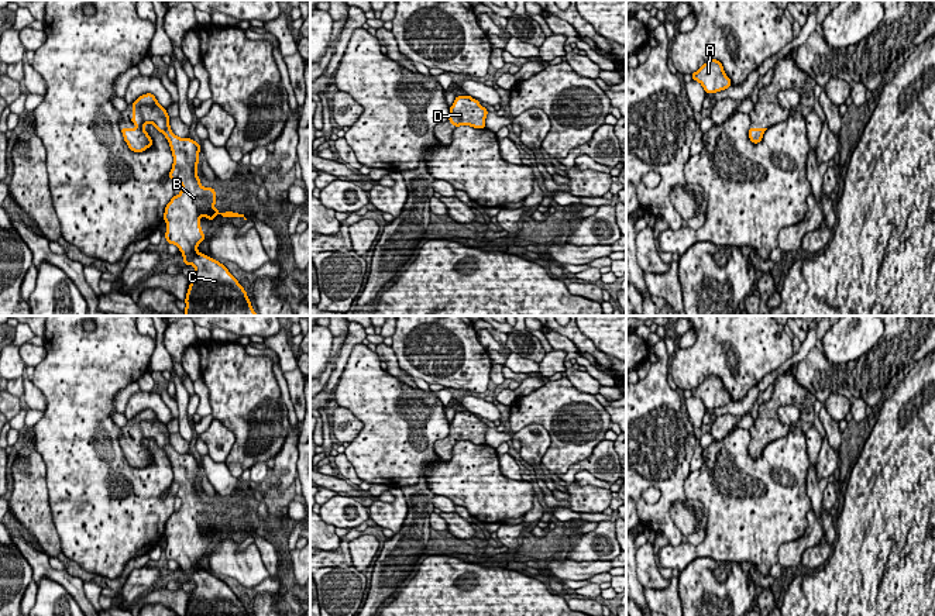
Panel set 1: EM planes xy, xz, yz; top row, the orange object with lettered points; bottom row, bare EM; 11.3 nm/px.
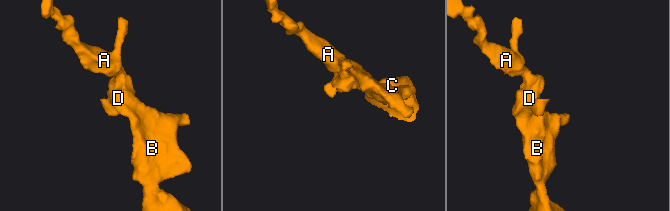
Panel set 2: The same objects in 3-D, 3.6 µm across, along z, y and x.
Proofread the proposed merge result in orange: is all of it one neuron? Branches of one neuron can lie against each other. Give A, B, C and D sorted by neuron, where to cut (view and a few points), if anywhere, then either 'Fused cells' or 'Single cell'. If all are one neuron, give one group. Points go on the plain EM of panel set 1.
Groups: A B C D. No split. Single cell

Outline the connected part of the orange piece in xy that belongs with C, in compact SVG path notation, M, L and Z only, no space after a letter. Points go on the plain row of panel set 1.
M147 409L140 412L133 420L135 444L120 444L133 468L144 468L152 462L152 455L144 441L154 440L162 448L171 462L173 481L169 495L179 498L182 506L173 512L165 523L164 536L166 537L165 554L168 560L175 560L183 571L185 581L193 581L196 588L190 592L185 616L250 616L247 608L216 575L197 567L200 557L206 554L200 544L200 533L210 537L216 530L221 533L244 533L241 529L220 529L214 524L216 507L213 503L203 503L197 493L197 479L200 461L190 454L176 452L169 443L169 431L155 414Z

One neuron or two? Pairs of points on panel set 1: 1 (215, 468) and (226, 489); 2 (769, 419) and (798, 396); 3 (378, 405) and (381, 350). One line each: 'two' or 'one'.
1: one
2: one
3: two

